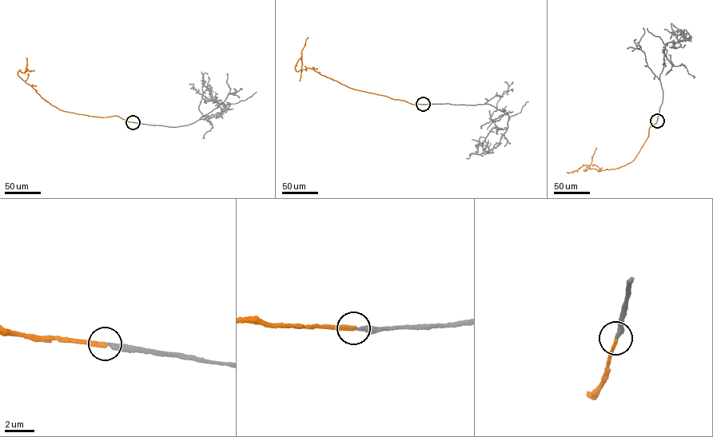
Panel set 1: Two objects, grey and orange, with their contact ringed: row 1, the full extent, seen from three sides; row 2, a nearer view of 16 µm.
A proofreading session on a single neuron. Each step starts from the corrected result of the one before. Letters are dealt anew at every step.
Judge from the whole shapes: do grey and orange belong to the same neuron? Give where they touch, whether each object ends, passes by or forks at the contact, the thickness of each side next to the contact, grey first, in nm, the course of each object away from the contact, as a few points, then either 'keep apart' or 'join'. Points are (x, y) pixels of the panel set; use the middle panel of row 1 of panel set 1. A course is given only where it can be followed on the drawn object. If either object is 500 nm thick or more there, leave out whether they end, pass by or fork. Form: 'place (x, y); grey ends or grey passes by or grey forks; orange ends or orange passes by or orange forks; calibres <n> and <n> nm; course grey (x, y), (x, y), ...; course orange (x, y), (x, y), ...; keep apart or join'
place (423, 104); grey ends; orange ends; calibres 240 and 260 nm; course grey (423, 104), (487, 104), (508, 116), (506, 128), (492, 128), (482, 143), (475, 145), (479, 145); course orange (423, 104), (353, 89), (309, 68), (296, 70), (299, 58), (302, 63), (301, 50), (308, 37); join

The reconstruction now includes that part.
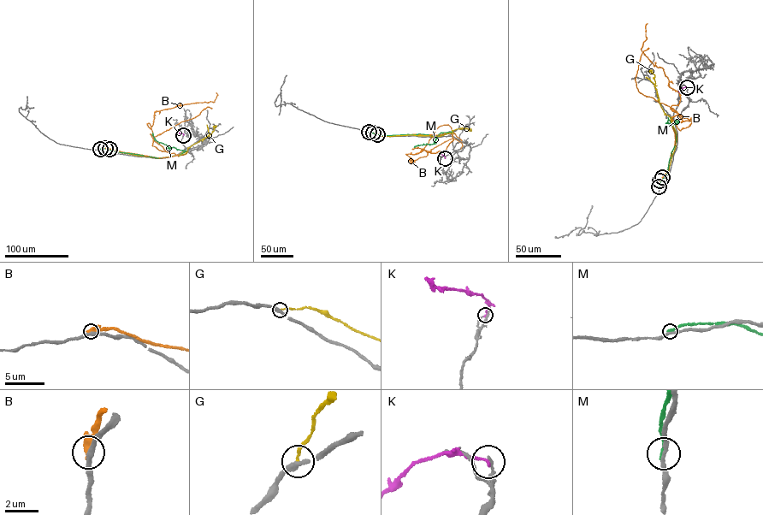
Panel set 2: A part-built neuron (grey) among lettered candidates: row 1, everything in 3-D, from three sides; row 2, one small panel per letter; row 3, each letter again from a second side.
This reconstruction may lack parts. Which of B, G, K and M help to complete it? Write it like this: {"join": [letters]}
{"join": []}

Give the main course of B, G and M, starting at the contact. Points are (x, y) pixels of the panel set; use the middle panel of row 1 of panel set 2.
B: (373, 133), (451, 133), (446, 150), (406, 154), (411, 163), (452, 139), (461, 142), (460, 149)
G: (377, 134), (439, 136), (452, 133), (457, 129), (471, 128)
M: (369, 132), (385, 135), (418, 133), (432, 136), (451, 132), (440, 133), (434, 144), (414, 147)

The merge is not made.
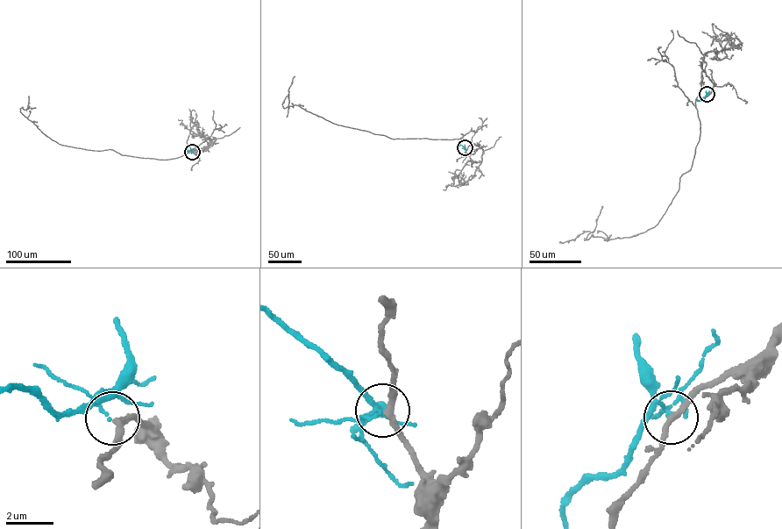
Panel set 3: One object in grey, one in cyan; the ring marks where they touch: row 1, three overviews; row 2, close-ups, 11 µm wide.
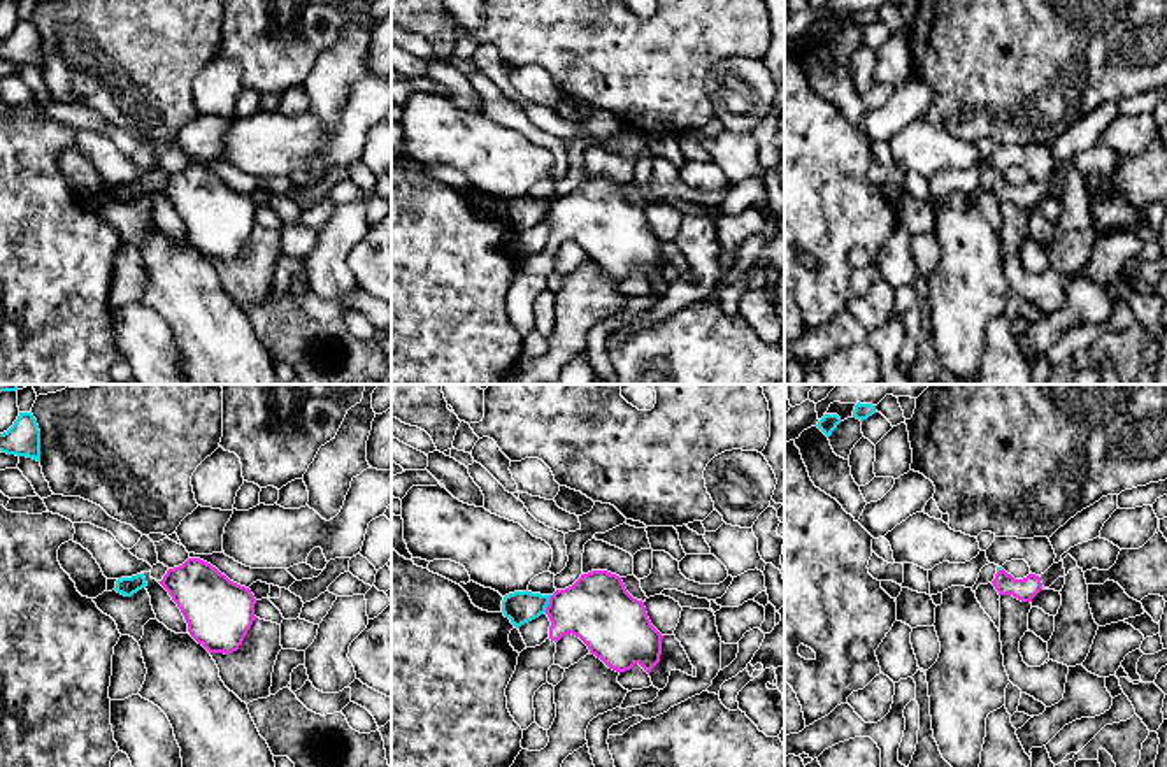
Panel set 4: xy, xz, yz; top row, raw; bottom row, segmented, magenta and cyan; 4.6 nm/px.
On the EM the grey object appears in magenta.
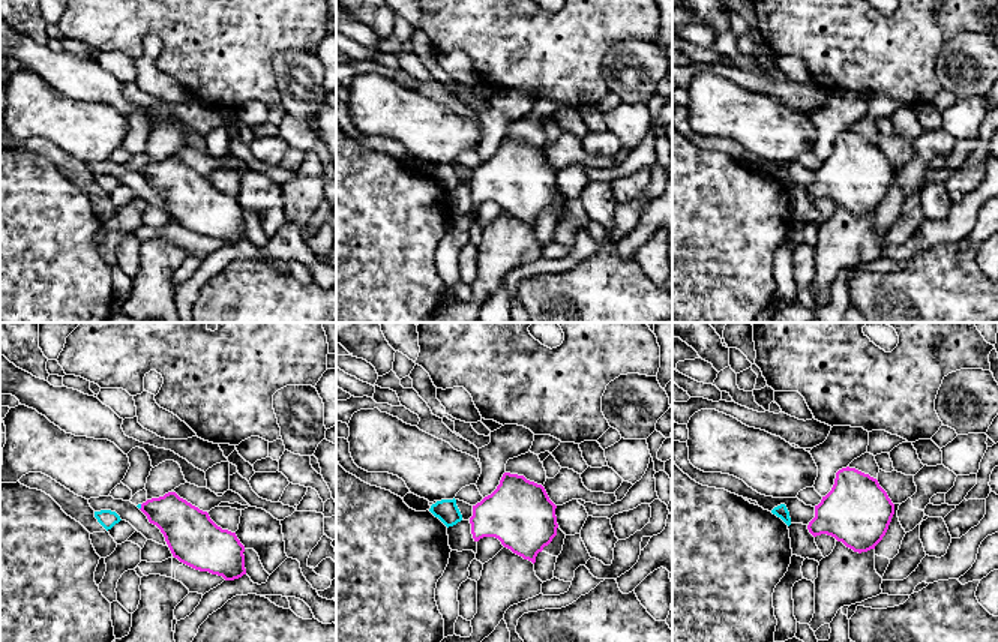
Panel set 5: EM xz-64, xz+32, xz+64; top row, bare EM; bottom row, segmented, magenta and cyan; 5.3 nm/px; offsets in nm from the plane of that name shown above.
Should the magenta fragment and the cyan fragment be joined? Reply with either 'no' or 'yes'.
no

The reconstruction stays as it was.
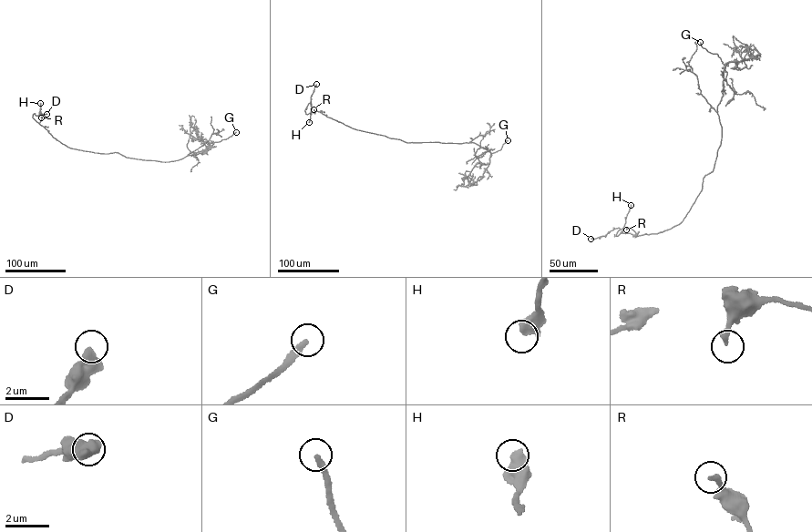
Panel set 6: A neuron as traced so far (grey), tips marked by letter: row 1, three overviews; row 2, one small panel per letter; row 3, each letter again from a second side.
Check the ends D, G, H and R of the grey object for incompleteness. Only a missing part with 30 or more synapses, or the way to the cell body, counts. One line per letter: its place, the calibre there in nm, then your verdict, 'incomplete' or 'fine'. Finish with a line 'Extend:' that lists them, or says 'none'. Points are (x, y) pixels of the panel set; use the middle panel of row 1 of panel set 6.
D: (316, 84) | 360 nm | fine
G: (508, 140) | 260 nm | incomplete
H: (309, 122) | 600 nm | fine
R: (313, 109) | 240 nm | fine
Extend: G

